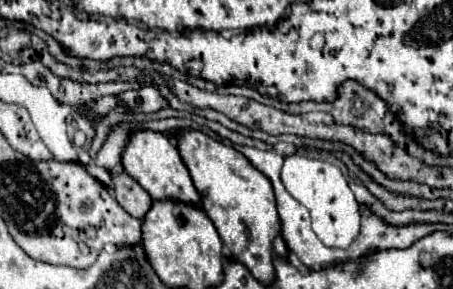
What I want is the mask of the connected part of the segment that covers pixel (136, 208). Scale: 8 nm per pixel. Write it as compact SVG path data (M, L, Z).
M112 173L112 179L114 179L114 193L116 193L116 199L118 203L136 219L144 219L144 215L150 211L152 207L152 199L150 195L128 175L128 173L122 173L122 175L116 175Z

